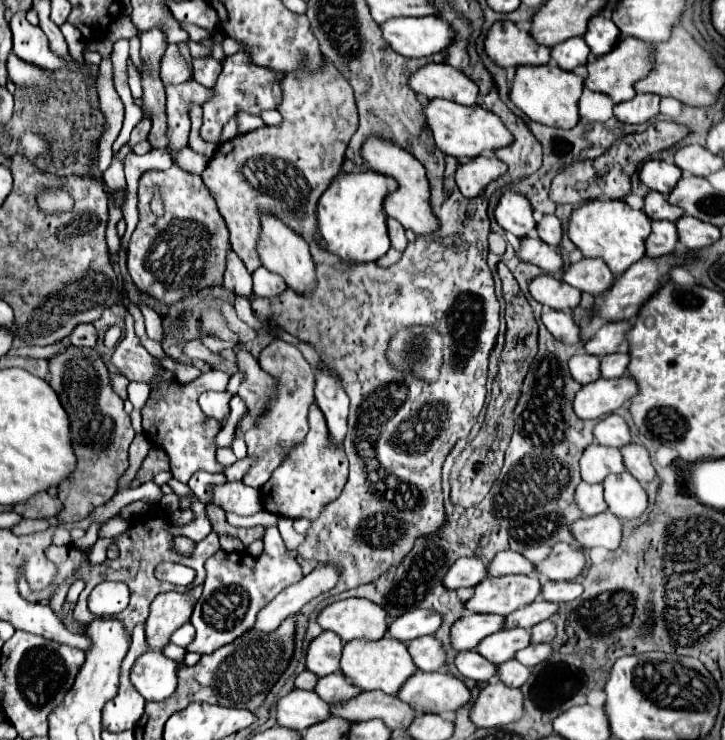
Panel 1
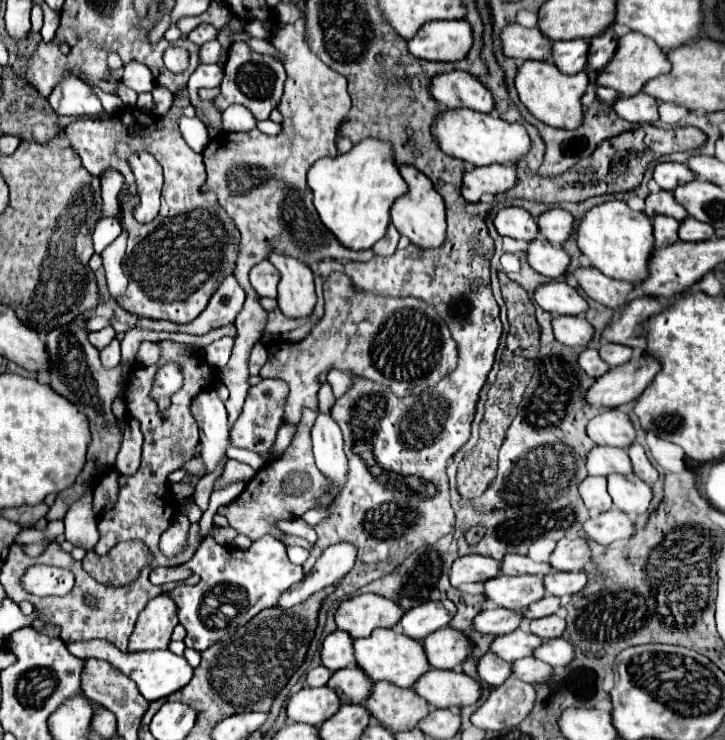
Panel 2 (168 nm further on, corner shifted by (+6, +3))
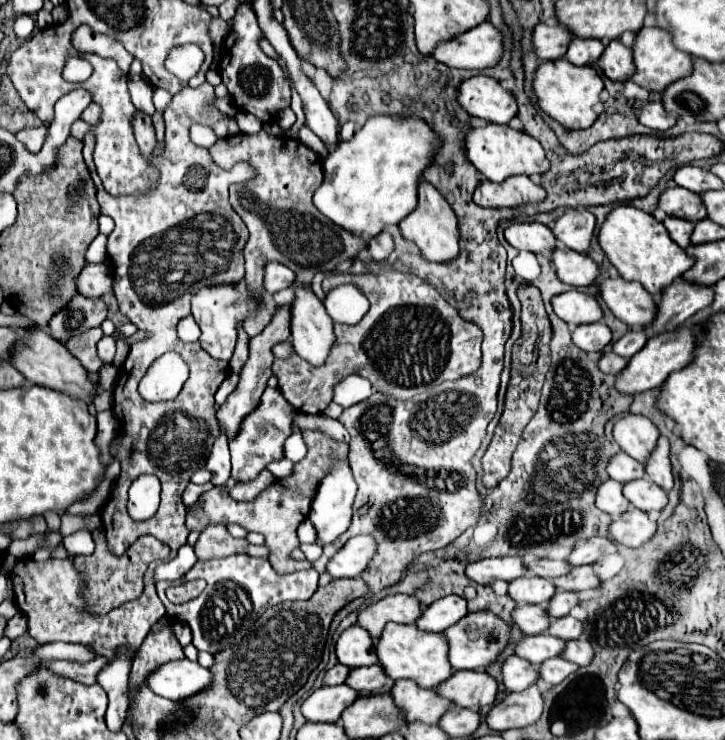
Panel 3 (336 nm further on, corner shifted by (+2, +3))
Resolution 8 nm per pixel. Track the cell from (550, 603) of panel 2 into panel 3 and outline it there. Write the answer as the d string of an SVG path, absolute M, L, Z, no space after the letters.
M556 592L546 606L546 612L550 618L560 618L566 616L576 604L578 604L578 596L574 592Z

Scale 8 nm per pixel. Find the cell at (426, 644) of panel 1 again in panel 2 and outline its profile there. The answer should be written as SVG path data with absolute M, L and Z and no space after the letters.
M440 628L434 634L426 636L424 648L428 654L428 660L434 668L452 670L470 658L474 642L468 640L464 634L460 634L454 628Z

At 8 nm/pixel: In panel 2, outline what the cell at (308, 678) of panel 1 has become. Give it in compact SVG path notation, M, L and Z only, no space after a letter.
M318 666L318 668L314 668L314 670L308 672L306 684L308 686L326 686L328 680L330 680L330 676L332 676L332 672L326 666Z

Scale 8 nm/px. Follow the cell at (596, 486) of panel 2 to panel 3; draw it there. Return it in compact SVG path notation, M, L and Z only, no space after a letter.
M616 480L602 482L596 492L596 506L612 518L618 518L622 512L626 512L628 500L622 496L622 484Z

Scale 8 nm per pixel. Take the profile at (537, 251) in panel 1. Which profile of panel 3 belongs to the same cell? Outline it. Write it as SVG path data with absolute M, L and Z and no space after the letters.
M556 246L552 250L552 264L556 268L556 274L562 282L570 286L586 288L590 286L598 276L598 266L590 260L590 256L582 252L574 252L566 246Z

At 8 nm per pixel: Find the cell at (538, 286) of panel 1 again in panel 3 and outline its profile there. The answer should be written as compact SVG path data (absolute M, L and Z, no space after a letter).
M568 290L552 300L552 308L558 318L562 318L568 326L580 326L598 322L602 318L602 308L594 296L580 290Z

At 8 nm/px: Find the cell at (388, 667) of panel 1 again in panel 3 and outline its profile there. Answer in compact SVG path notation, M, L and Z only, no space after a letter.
M388 622L382 636L374 642L374 652L386 676L390 676L392 680L408 678L422 688L438 686L442 680L446 680L454 672L450 668L450 662L446 660L446 638L442 634L422 632L414 624L406 626L406 624Z

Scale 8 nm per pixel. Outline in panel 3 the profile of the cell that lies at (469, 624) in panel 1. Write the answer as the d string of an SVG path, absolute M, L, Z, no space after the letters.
M526 604L526 606L516 606L512 610L512 624L520 628L522 634L542 634L550 626L550 620L544 608Z

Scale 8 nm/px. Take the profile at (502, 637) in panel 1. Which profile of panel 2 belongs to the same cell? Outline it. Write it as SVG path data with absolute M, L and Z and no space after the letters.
M514 630L510 634L504 634L504 636L498 636L490 650L494 654L498 654L502 660L514 664L514 660L520 660L520 658L528 658L534 654L534 650L542 644L542 638L534 636L532 632L528 630Z

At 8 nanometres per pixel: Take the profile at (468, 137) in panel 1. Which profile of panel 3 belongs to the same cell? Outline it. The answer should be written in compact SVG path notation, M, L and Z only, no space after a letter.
M484 124L484 126L472 126L468 128L464 136L464 152L472 166L476 166L478 172L482 172L492 182L502 182L508 176L514 174L542 174L548 170L548 160L544 156L544 148L536 138L522 130L514 130L508 124Z

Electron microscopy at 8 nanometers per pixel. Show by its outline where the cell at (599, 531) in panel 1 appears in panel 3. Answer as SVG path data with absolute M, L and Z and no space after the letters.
M632 508L632 510L626 510L618 520L614 520L608 532L614 542L624 544L628 548L638 548L654 536L656 522L652 522L646 512Z

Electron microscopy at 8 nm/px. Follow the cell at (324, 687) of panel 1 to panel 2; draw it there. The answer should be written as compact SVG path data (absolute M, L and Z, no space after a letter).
M344 668L336 670L328 682L332 690L340 696L344 704L364 704L366 696L370 696L370 688L374 682L362 672L362 668Z

